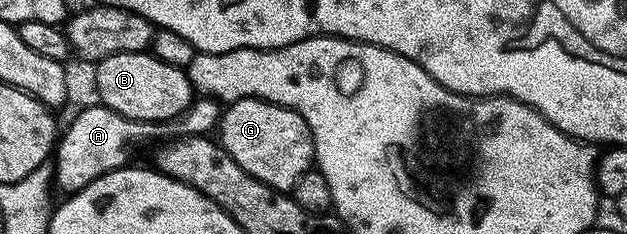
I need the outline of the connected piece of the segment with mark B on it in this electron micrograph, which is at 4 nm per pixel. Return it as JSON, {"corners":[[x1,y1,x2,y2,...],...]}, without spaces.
{"corners":[[154,53,118,54,98,63,95,86,99,89,98,101,113,112,134,122,174,123,183,117,196,101,197,93,191,87,187,70,173,68,155,58]]}

